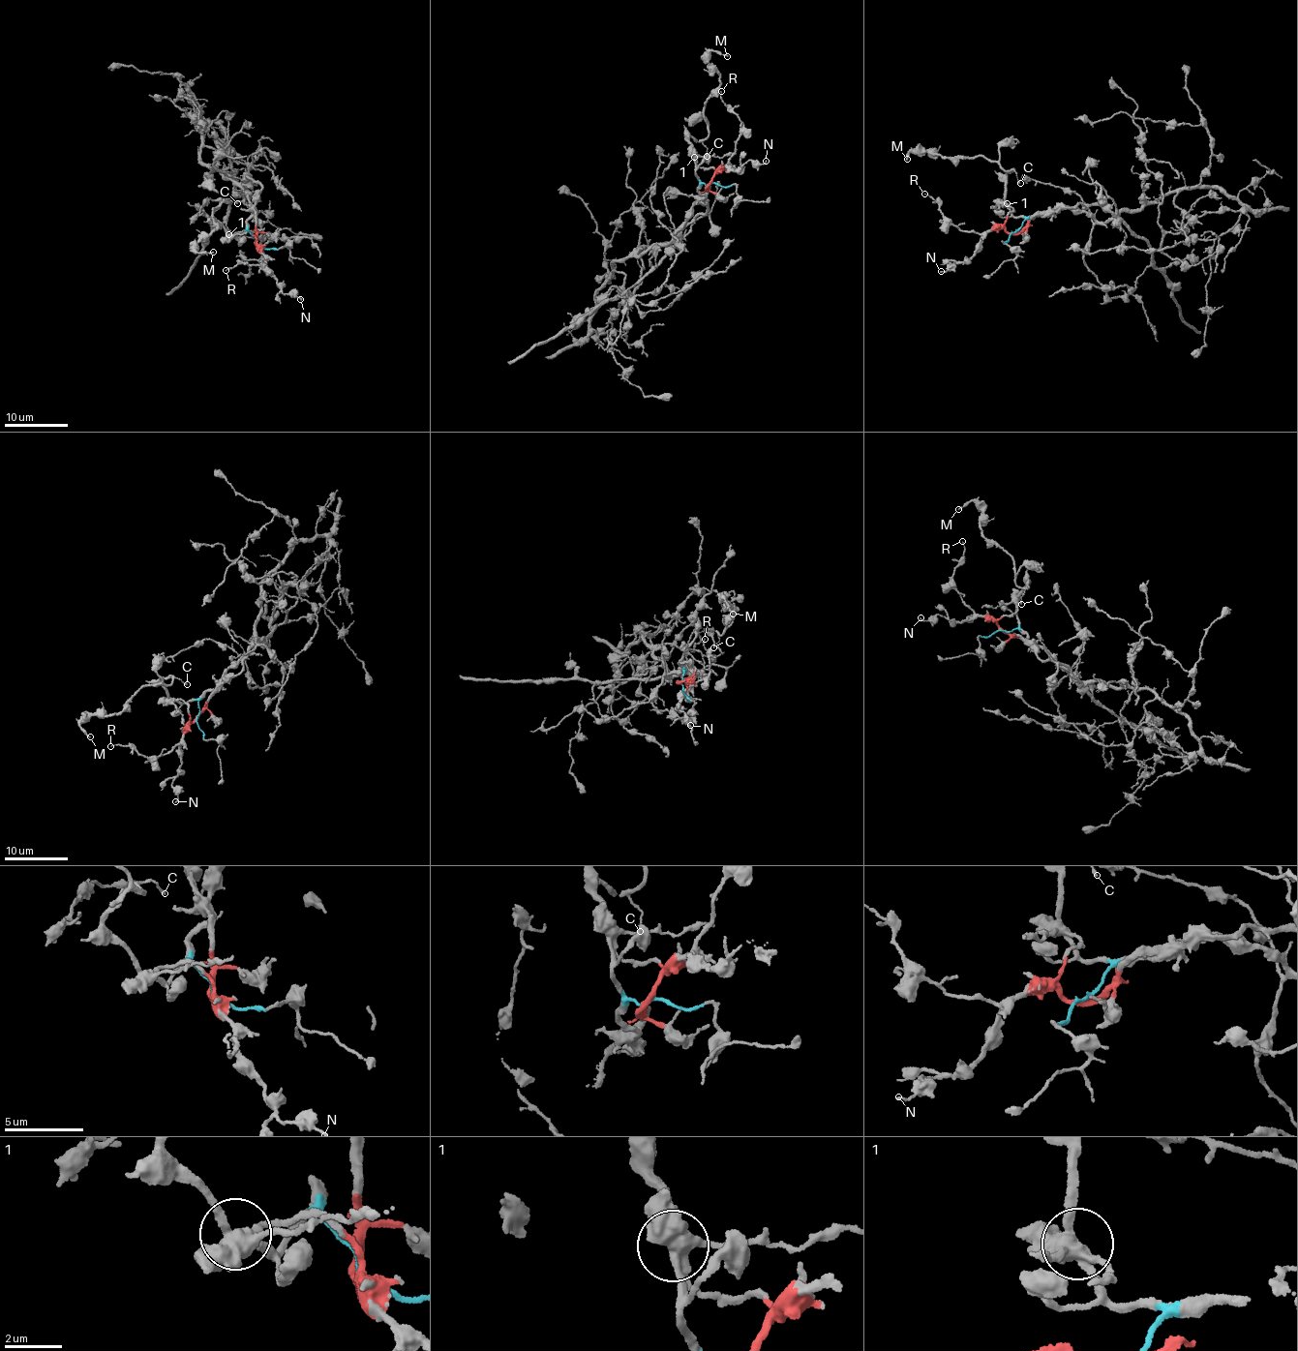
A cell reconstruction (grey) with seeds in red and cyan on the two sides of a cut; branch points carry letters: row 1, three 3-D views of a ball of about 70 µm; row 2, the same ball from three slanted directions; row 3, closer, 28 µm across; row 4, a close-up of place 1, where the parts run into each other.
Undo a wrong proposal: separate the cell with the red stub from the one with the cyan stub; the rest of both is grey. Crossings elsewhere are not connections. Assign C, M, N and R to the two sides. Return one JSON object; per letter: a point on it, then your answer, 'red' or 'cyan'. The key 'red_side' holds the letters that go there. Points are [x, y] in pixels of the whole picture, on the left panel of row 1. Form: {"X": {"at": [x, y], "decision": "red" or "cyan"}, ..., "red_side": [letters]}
{"C": {"at": [237, 203], "decision": "cyan"}, "M": {"at": [213, 252], "decision": "cyan"}, "N": {"at": [300, 299], "decision": "red"}, "R": {"at": [226, 270], "decision": "red"}, "red_side": ["N", "R"]}

